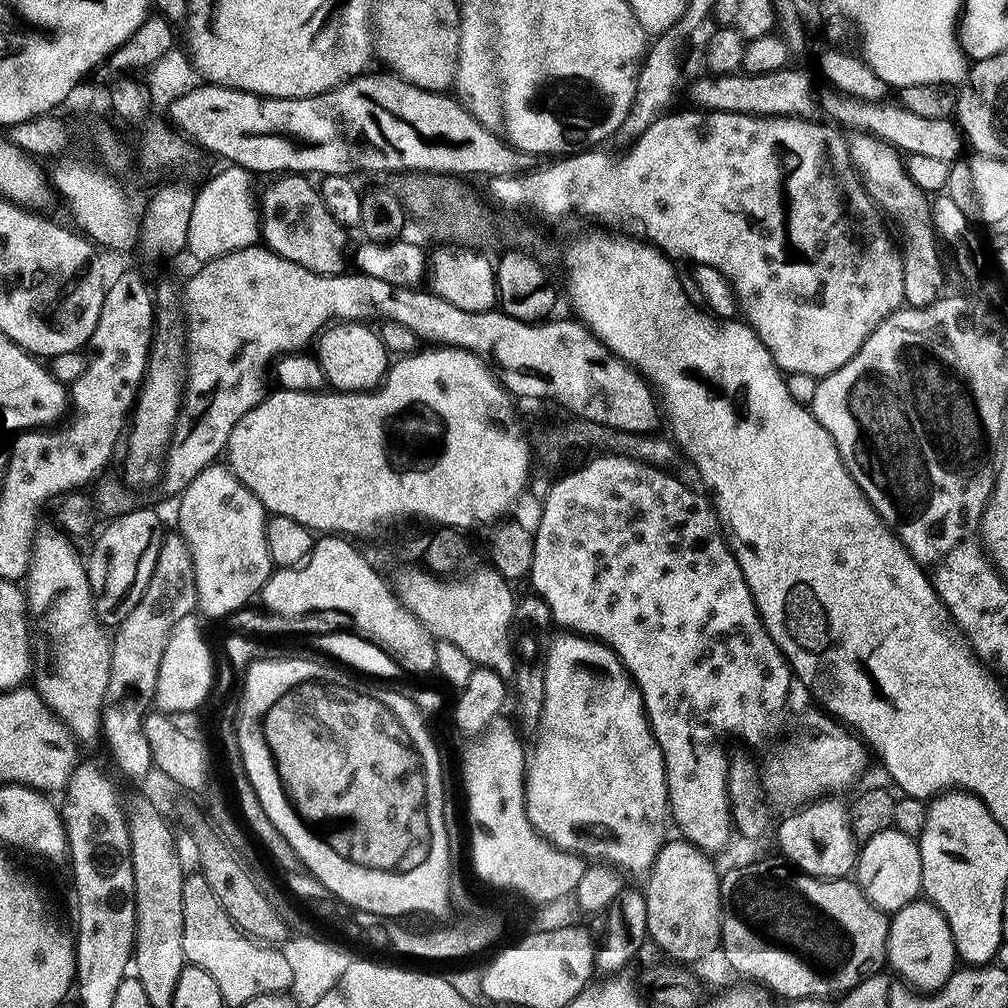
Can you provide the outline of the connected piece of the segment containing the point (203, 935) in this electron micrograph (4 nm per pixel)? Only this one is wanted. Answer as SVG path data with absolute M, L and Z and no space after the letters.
M203 882L189 883L183 891L183 932L181 933L181 946L185 961L193 968L206 970L214 982L218 982L218 990L222 994L225 1005L243 1006L250 998L260 996L263 992L278 992L289 987L291 983L290 968L286 964L279 947L269 946L267 943L245 935L232 923L226 910L218 902L218 898L209 891Z

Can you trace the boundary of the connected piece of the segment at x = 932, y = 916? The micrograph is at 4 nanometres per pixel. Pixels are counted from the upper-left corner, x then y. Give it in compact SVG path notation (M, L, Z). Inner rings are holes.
M917 898L891 913L884 954L886 964L909 988L931 994L939 990L958 967L956 947L943 914L926 898Z

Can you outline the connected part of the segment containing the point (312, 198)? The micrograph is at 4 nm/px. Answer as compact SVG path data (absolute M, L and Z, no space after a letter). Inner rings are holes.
M284 174L264 192L264 204L259 205L260 235L263 243L272 252L290 262L298 262L298 266L306 266L306 270L314 270L318 274L339 276L345 271L344 247L348 244L349 233L338 222L334 222L334 214L324 205L319 187L311 184L309 177L304 174Z

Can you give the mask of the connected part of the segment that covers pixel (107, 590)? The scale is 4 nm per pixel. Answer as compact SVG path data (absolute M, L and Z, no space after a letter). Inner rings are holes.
M148 508L121 512L100 532L92 553L86 556L89 585L97 616L105 626L118 626L142 598L158 560L159 548L166 535L160 529L160 516Z

